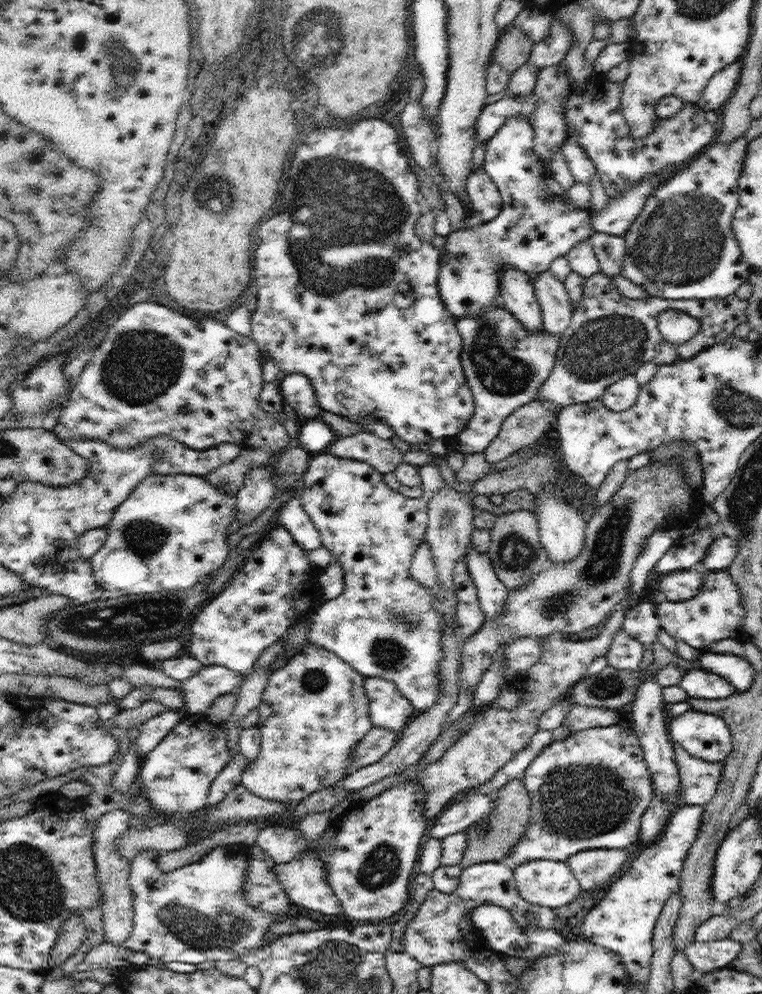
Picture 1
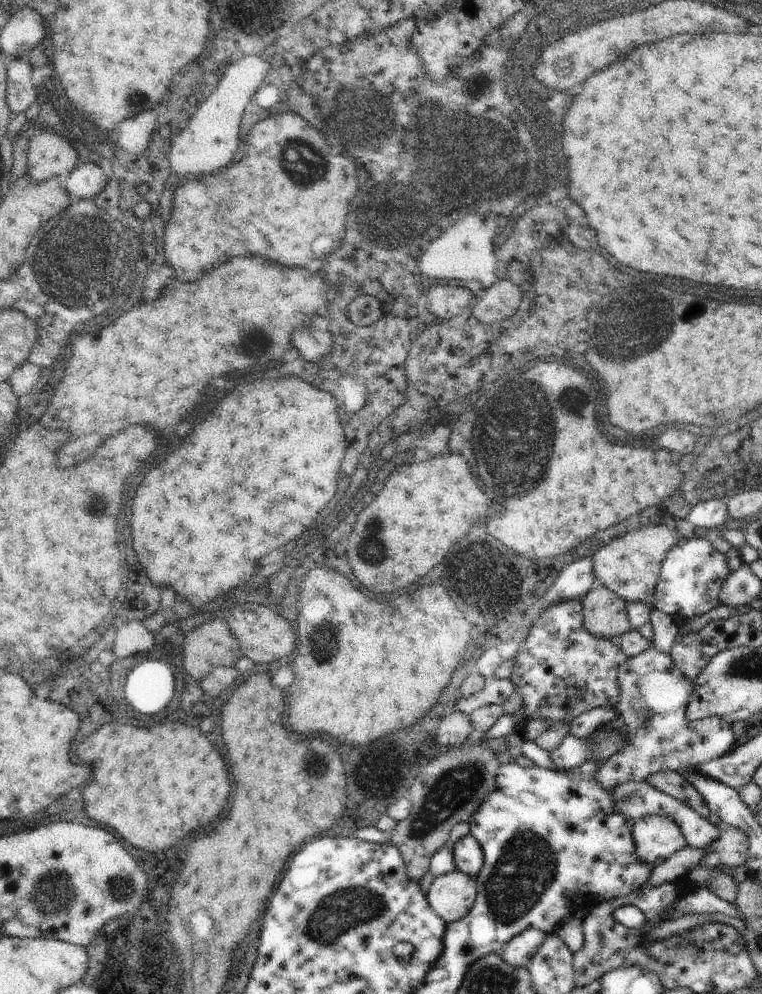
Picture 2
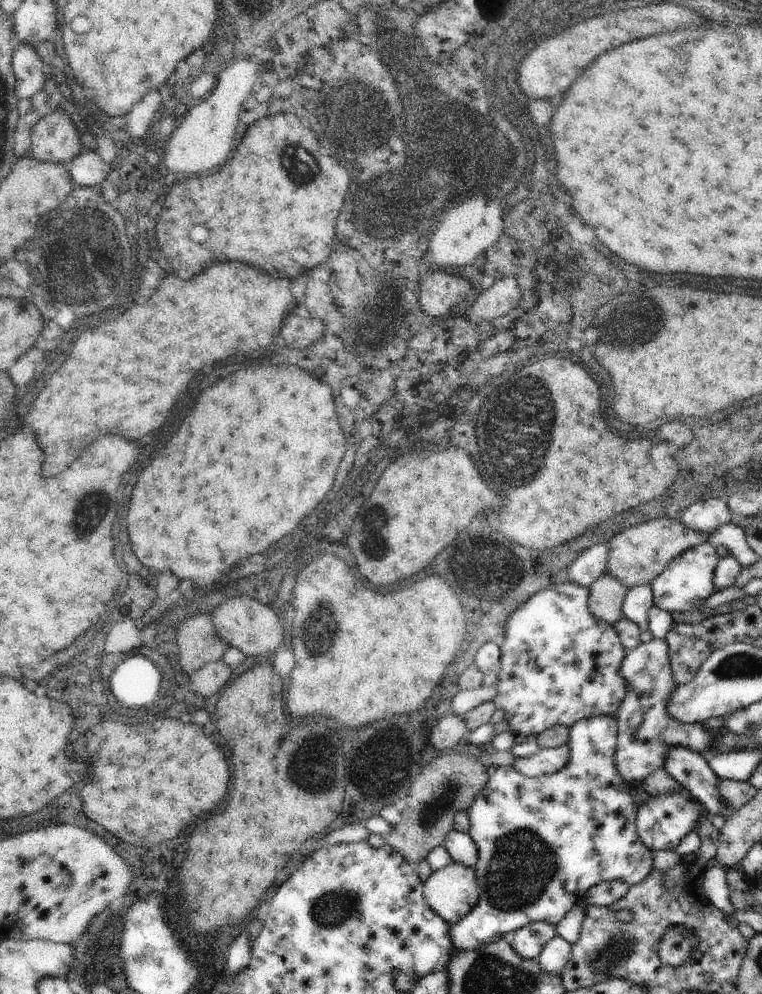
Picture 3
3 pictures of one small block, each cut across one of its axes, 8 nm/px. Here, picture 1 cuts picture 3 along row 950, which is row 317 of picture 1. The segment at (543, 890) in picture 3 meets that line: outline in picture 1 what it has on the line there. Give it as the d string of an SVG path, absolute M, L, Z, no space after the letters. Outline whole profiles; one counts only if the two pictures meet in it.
M517 116L507 118L503 126L495 132L495 136L485 144L485 162L483 172L495 182L503 206L499 210L499 216L481 224L481 226L469 226L469 228L453 228L451 234L445 240L445 246L439 252L439 276L437 276L437 290L441 296L441 302L445 310L455 318L473 318L481 314L483 306L497 308L499 304L499 272L507 266L513 266L521 272L525 272L531 282L537 274L547 272L551 262L555 258L565 258L565 254L581 240L589 240L591 230L591 214L585 210L577 210L569 206L563 198L551 194L545 186L545 168L541 162L537 162L537 156L533 154L533 126L529 120Z

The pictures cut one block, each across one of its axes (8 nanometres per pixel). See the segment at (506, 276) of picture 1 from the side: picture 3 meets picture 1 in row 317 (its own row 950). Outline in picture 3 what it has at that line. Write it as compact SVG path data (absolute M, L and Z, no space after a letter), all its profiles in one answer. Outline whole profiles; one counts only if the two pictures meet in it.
M535 922L535 924L529 924L517 932L513 932L513 938L511 938L511 948L523 958L523 960L535 960L543 946L555 938L555 926L547 924L547 922Z

